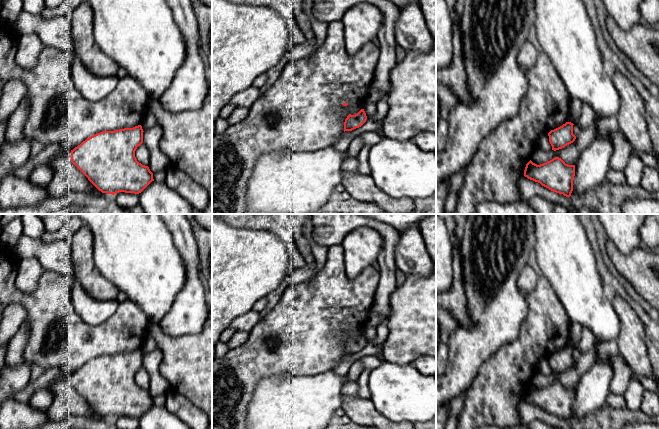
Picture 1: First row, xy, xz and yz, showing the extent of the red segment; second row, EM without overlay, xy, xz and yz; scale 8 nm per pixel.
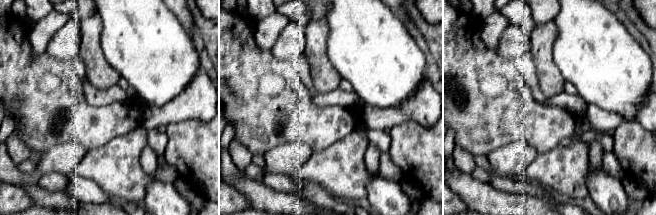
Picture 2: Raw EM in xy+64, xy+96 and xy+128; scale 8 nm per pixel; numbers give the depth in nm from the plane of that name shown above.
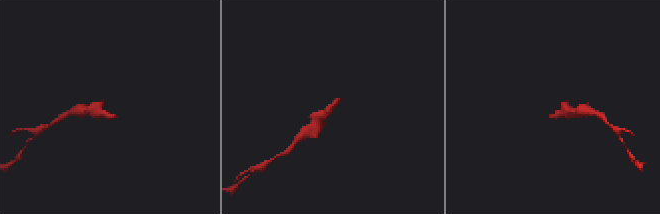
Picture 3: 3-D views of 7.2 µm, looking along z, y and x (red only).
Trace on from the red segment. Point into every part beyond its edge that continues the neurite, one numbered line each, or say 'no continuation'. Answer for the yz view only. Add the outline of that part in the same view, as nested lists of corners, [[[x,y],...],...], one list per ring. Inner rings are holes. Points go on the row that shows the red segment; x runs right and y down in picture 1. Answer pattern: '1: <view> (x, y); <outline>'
no continuation

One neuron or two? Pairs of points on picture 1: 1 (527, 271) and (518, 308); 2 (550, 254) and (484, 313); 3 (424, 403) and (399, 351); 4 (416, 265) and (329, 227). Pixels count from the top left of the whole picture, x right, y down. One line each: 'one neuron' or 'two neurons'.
1: two neurons
2: two neurons
3: two neurons
4: two neurons

